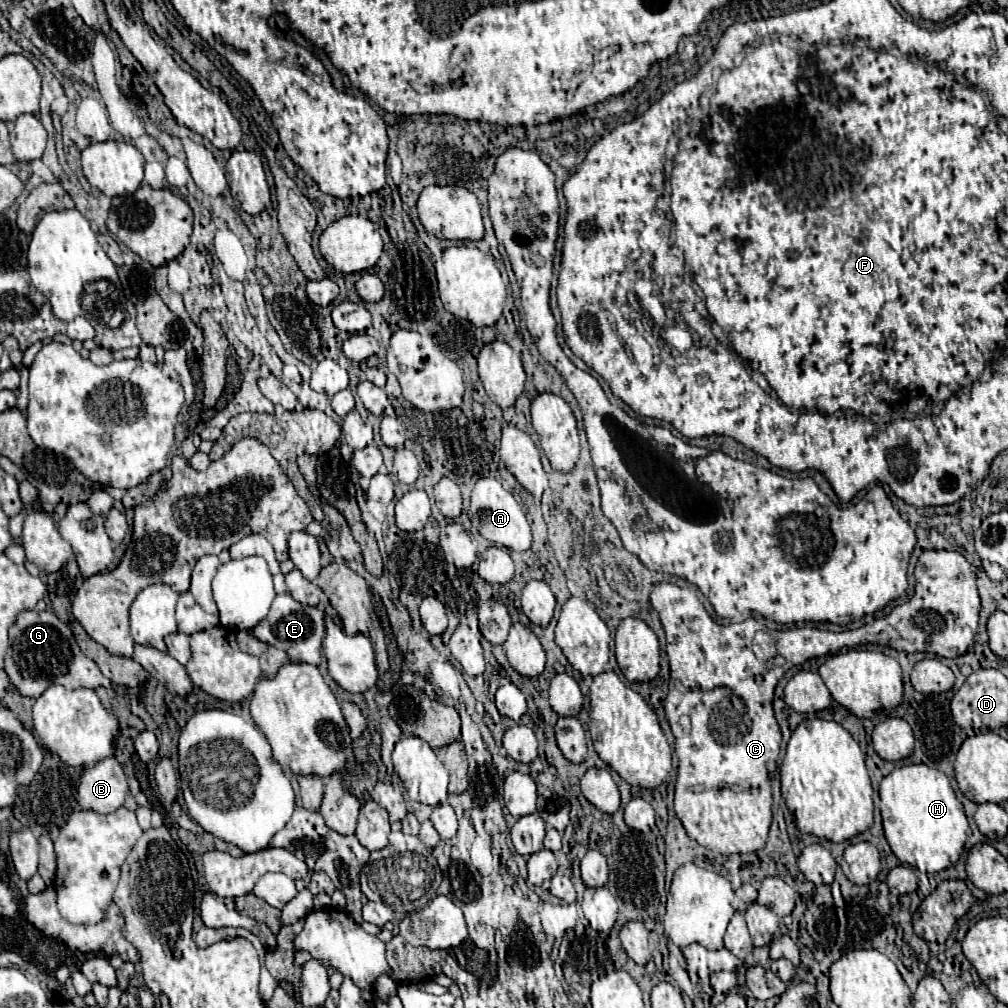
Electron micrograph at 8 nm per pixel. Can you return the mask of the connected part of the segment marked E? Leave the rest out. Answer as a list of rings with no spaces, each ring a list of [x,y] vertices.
[[[280,594],[274,598],[268,616],[258,622],[252,630],[252,636],[284,650],[292,662],[306,662],[318,666],[322,662],[322,640],[324,640],[324,612],[314,606],[302,606],[290,594]]]

